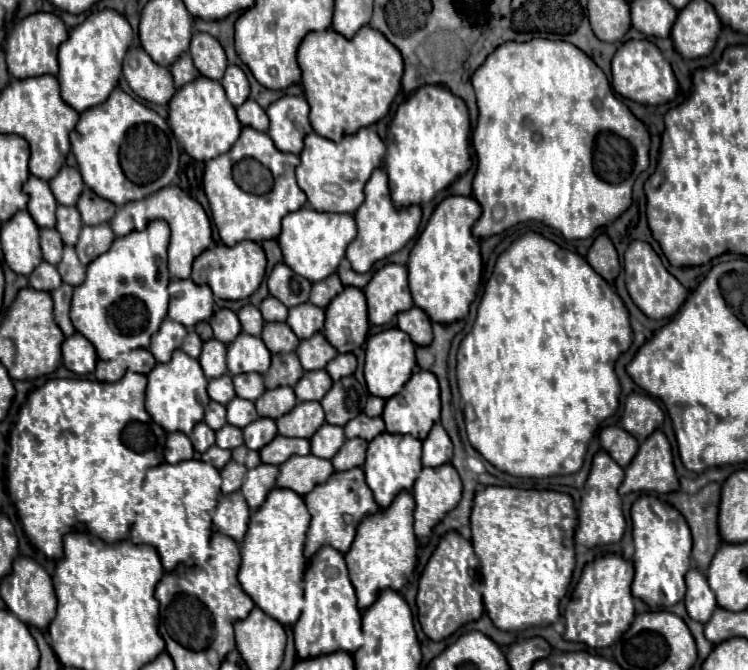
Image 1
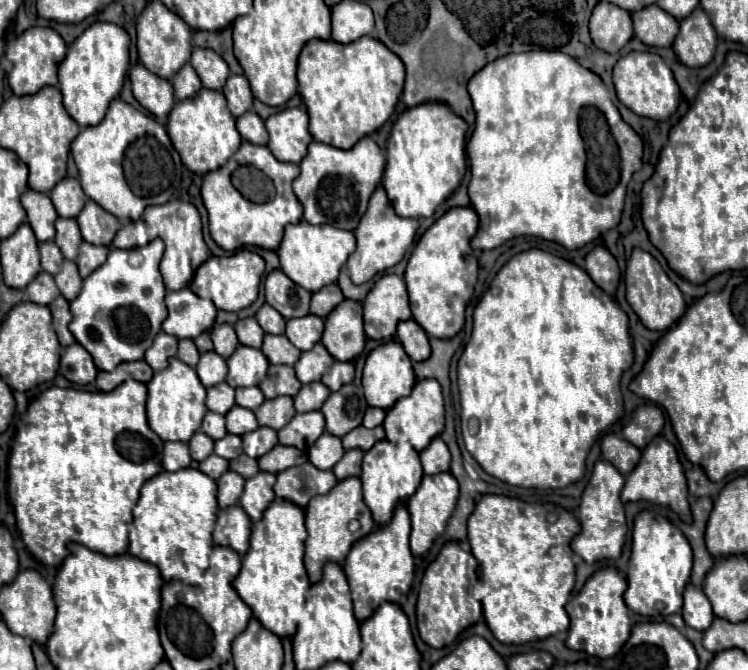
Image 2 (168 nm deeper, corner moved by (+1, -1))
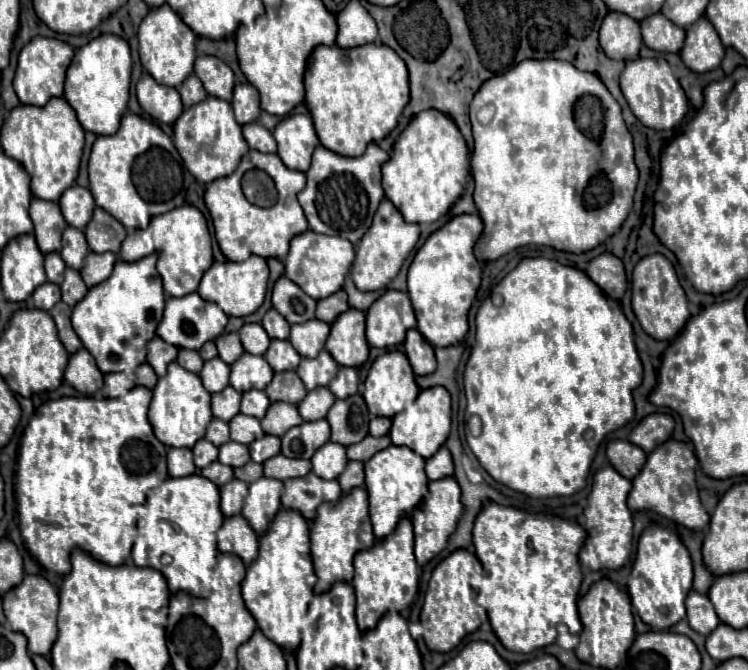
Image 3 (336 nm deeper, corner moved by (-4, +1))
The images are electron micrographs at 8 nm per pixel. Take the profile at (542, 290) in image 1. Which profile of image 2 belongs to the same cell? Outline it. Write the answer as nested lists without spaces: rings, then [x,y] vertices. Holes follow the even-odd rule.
[[[529,249],[511,257],[495,275],[493,283],[481,297],[479,305],[475,307],[471,341],[465,345],[463,355],[459,359],[461,426],[467,451],[483,467],[485,473],[509,485],[517,485],[525,489],[559,489],[579,481],[585,475],[585,459],[591,445],[623,415],[623,397],[621,397],[619,381],[623,371],[627,371],[631,365],[633,365],[633,345],[629,337],[625,311],[617,305],[613,297],[601,291],[581,267],[551,253],[545,253],[541,249]]]

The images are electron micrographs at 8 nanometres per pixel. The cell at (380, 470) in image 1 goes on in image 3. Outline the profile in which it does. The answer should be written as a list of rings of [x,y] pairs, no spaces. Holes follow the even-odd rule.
[[[390,445],[378,451],[370,461],[366,461],[364,471],[366,471],[366,491],[370,499],[370,517],[374,525],[374,535],[382,539],[394,531],[402,515],[412,513],[418,501],[422,501],[422,493],[426,493],[428,485],[428,477],[424,473],[424,457],[408,447]]]

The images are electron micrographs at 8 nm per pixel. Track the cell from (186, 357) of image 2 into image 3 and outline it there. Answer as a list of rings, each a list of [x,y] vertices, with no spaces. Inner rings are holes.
[[[182,349],[182,351],[178,353],[178,359],[176,359],[176,361],[178,361],[184,369],[188,369],[188,371],[192,371],[192,373],[200,373],[200,369],[202,369],[202,365],[204,365],[200,353],[198,353],[198,351],[192,351],[192,349]]]

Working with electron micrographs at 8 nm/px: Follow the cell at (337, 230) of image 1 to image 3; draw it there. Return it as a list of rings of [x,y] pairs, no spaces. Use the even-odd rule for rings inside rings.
[[[308,229],[290,241],[290,251],[284,259],[286,265],[284,275],[290,277],[294,283],[298,283],[304,289],[304,293],[308,293],[318,301],[332,295],[344,285],[352,261],[354,261],[354,245],[350,241],[346,241],[344,237],[330,237]]]

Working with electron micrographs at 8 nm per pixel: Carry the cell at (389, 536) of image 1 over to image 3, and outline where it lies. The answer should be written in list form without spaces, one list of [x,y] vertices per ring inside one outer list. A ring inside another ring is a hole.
[[[402,517],[390,537],[378,539],[370,549],[356,553],[354,569],[352,587],[356,591],[356,619],[360,631],[372,629],[388,611],[406,609],[418,591],[418,563],[414,559],[414,531],[410,519]]]

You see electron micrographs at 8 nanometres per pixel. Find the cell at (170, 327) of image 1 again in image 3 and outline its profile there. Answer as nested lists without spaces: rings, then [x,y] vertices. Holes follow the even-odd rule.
[[[160,337],[152,339],[148,343],[148,363],[154,367],[156,375],[162,377],[166,375],[166,367],[178,357],[178,347],[174,345],[166,345],[166,341],[162,341]]]

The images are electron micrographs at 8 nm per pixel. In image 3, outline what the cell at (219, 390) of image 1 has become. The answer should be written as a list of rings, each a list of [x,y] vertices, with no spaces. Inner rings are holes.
[[[230,385],[218,393],[212,395],[212,413],[214,417],[222,421],[230,421],[236,413],[240,413],[240,399],[242,395],[236,389],[230,389]]]

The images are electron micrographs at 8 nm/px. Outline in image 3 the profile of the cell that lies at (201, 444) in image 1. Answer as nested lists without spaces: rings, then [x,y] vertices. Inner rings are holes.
[[[200,439],[194,447],[192,447],[192,453],[194,453],[194,463],[198,469],[210,465],[212,461],[218,459],[218,447],[212,445],[210,441],[206,439]]]

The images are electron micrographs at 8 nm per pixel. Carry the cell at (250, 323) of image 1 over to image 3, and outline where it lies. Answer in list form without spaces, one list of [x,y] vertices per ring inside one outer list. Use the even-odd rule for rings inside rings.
[[[260,323],[242,325],[238,335],[240,335],[240,341],[242,341],[246,353],[252,353],[252,355],[264,355],[266,353],[270,337],[268,337],[266,329],[262,329]]]

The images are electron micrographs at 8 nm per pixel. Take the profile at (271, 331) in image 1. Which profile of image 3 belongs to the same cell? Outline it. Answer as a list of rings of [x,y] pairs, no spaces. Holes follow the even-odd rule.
[[[270,341],[270,347],[266,351],[266,361],[274,371],[292,371],[300,363],[300,353],[290,345],[290,341]]]

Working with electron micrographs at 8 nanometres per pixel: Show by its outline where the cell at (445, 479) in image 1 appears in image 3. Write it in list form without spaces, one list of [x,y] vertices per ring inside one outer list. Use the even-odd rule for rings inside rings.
[[[444,477],[438,481],[430,481],[428,483],[428,493],[420,505],[420,517],[412,517],[412,525],[414,525],[414,535],[416,535],[416,561],[418,565],[428,563],[434,555],[438,555],[446,543],[448,537],[452,535],[452,531],[456,529],[456,521],[462,515],[462,503],[460,503],[460,485],[458,481],[454,481],[454,477]]]

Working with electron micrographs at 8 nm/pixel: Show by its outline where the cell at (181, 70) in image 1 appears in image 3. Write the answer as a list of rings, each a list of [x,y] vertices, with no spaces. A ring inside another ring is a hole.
[[[192,73],[180,87],[178,87],[178,93],[182,97],[182,103],[184,107],[188,109],[190,105],[196,105],[198,101],[202,101],[206,97],[206,89],[202,85],[202,81],[198,81],[198,77]]]

